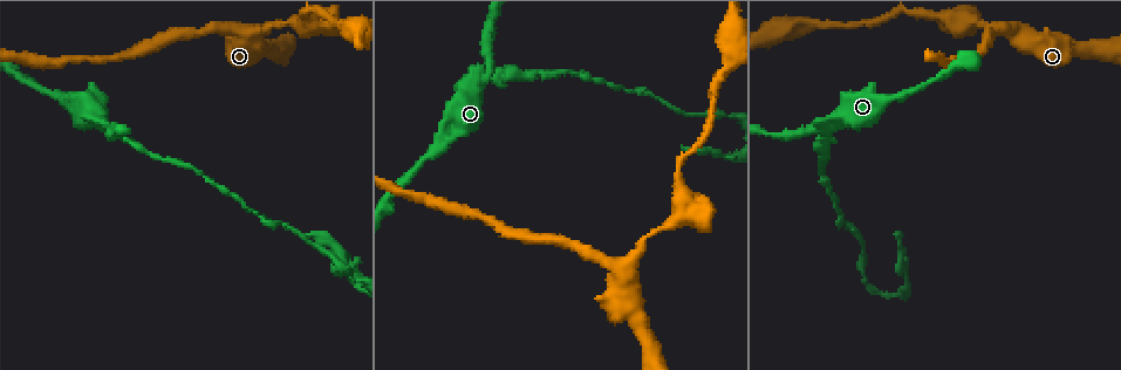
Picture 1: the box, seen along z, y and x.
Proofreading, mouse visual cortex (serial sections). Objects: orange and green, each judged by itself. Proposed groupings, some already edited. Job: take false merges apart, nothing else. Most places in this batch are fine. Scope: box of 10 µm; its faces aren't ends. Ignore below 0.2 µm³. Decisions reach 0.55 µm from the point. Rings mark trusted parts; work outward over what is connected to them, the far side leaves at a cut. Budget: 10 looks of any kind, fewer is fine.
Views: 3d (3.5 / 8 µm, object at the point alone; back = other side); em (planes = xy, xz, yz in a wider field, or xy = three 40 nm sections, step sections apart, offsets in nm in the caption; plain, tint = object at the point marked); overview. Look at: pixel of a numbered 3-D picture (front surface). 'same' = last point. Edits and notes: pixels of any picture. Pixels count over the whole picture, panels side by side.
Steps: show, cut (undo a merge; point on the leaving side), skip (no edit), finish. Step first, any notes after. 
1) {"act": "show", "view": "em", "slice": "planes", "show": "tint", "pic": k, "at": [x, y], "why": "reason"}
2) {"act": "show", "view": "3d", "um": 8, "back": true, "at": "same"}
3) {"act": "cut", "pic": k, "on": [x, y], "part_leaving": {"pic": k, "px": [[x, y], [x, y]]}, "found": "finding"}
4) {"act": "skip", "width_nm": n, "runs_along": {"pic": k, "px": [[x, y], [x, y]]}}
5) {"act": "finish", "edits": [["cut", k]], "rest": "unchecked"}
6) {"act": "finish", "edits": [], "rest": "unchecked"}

{"act": "show", "view": "3d", "um": 8, "pic": 1, "at": [254, 30], "why": "thick turns thin"}

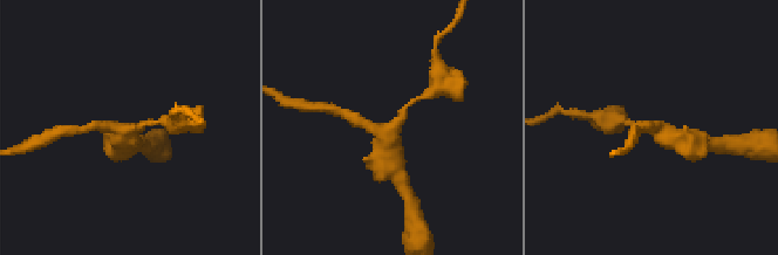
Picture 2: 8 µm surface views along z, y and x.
{"act": "show", "view": "em", "slice": "planes", "show": "tint", "at": "same"}

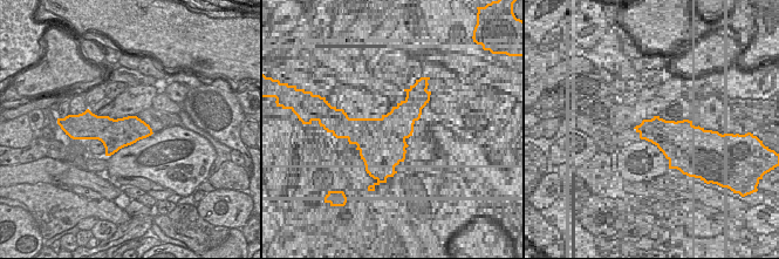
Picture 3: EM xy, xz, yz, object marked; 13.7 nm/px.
{"act": "skip", "runs_along": {"pic": 2, "px": [[383, 163], [386, 133], [407, 108]]}, "found": "one cell here"}

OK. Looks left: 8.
{"act": "show", "view": "3d", "um": 3.5, "pic": 1, "at": [680, 218], "why": "a fork"}

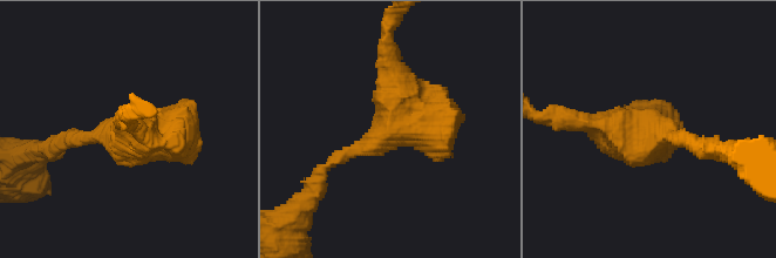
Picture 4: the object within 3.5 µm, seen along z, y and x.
{"act": "show", "view": "em", "slice": "planes", "show": "tint", "pic": 4, "at": [654, 134], "why": "shape alone is not enough"}

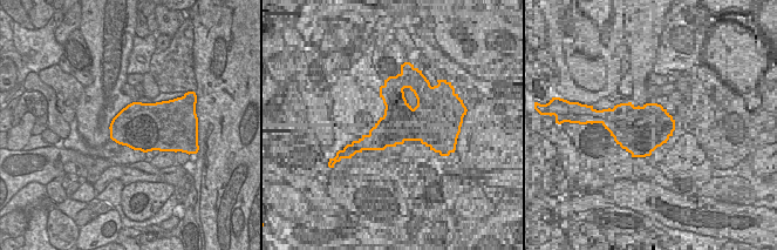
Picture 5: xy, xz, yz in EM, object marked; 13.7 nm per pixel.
{"act": "skip", "runs_along": {"pic": 4, "px": [[322, 169], [390, 130], [387, 55]]}, "found": "all the same cell"}

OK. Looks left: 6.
{"act": "show", "view": "3d", "um": 3.5, "back": true, "pic": 1, "at": [723, 71], "why": "sudden change in width"}

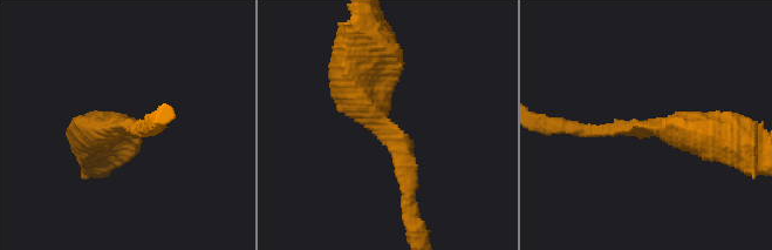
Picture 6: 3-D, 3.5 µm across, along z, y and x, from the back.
{"act": "show", "view": "em", "slice": "xy", "step": 1, "show": "tint", "pic": 6, "at": [654, 129], "arm_widths_nm": [200, 500]}

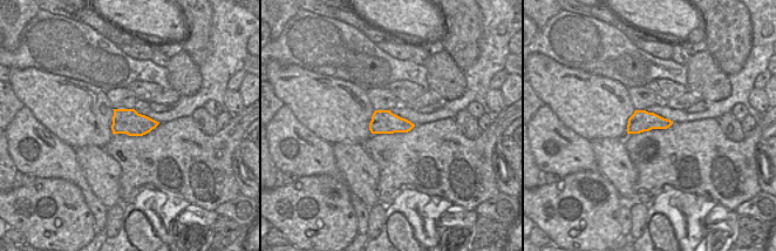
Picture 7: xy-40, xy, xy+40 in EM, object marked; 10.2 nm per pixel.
{"act": "skip", "runs_along": {"pic": 6, "px": [[408, 195], [361, 54]]}, "found": "all the same cell"}

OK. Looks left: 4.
{"act": "show", "view": "3d", "um": 3.5, "pic": 1, "at": [486, 74], "why": "a fork"}

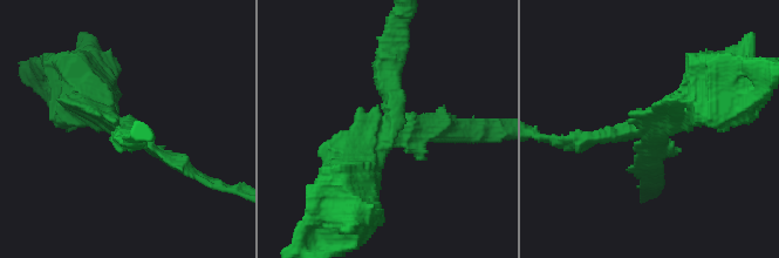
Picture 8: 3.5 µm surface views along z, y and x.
{"act": "show", "view": "em", "slice": "xy", "step": 3, "show": "tint", "pic": 8, "at": [654, 129]}

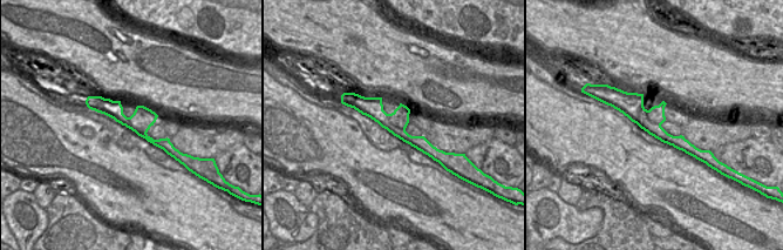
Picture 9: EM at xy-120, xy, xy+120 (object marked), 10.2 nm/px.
{"act": "cut", "pic": 8, "on": [434, 136], "part_leaving": {"pic": 8, "px": [[404, 128], [491, 131]]}, "found": "two cells meet here"}

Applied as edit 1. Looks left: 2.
{"act": "finish", "edits": [["cut", 8]], "rest": "unchecked"}

